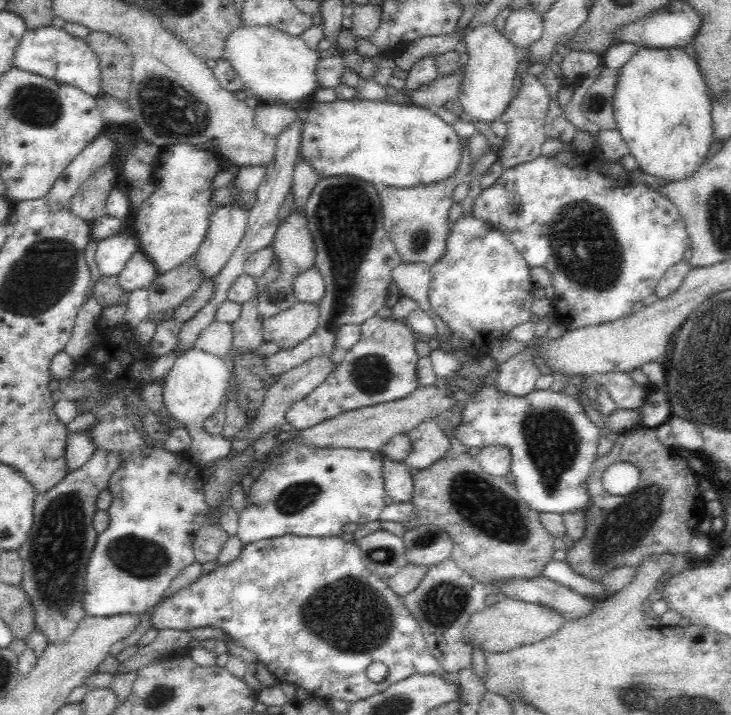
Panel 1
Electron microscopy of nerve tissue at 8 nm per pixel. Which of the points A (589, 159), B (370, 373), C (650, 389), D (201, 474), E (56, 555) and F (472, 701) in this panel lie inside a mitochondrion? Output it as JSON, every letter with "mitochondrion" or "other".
{"A":"other","B":"mitochondrion","C":"other","D":"other","E":"mitochondrion","F":"other"}

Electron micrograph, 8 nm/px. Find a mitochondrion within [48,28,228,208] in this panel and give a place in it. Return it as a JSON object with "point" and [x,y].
{"point":[169,110]}

